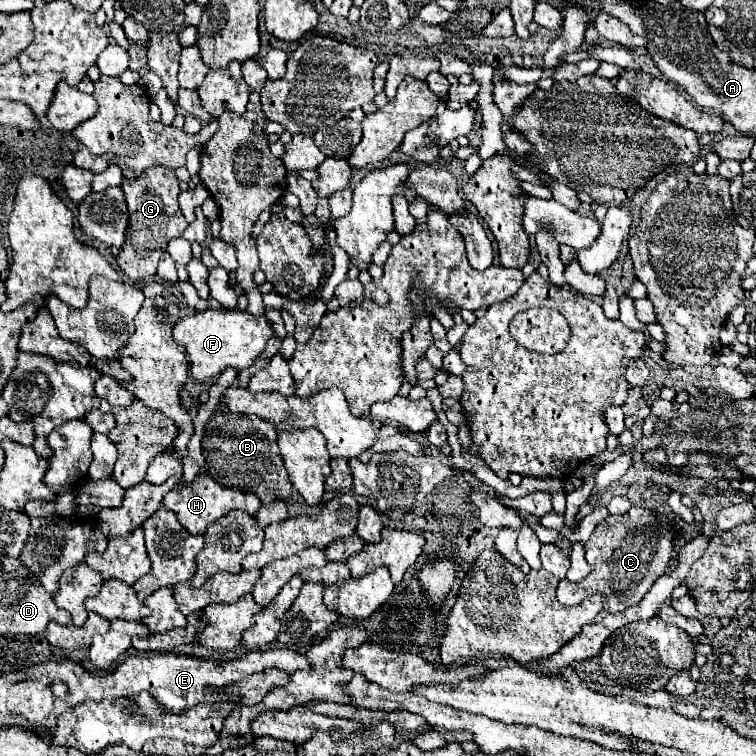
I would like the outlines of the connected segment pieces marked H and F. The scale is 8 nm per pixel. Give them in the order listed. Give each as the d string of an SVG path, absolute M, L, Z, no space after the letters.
M198 474L194 478L194 482L190 482L190 484L180 482L174 490L170 490L164 496L164 506L176 514L178 522L190 534L196 536L196 534L204 534L208 524L216 522L218 518L226 516L232 510L242 510L242 512L246 512L250 516L256 516L256 512L258 512L258 508L262 504L260 504L260 500L258 500L256 494L244 494L244 492L238 492L238 490L232 490L232 488L224 488L216 480L212 480L208 474Z
M204 310L180 318L172 334L174 342L186 350L190 376L206 382L220 376L228 366L234 366L238 370L250 366L258 358L266 342L274 336L274 330L264 316L256 318L240 310Z

